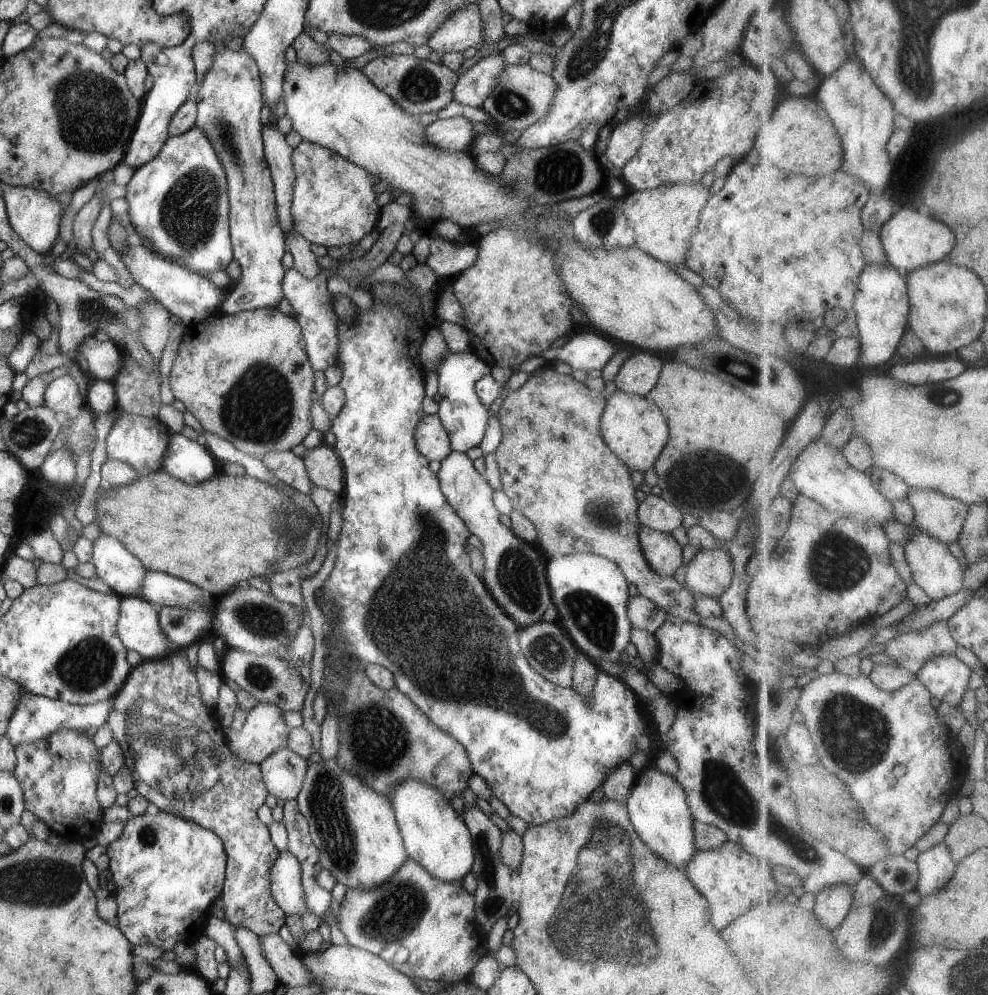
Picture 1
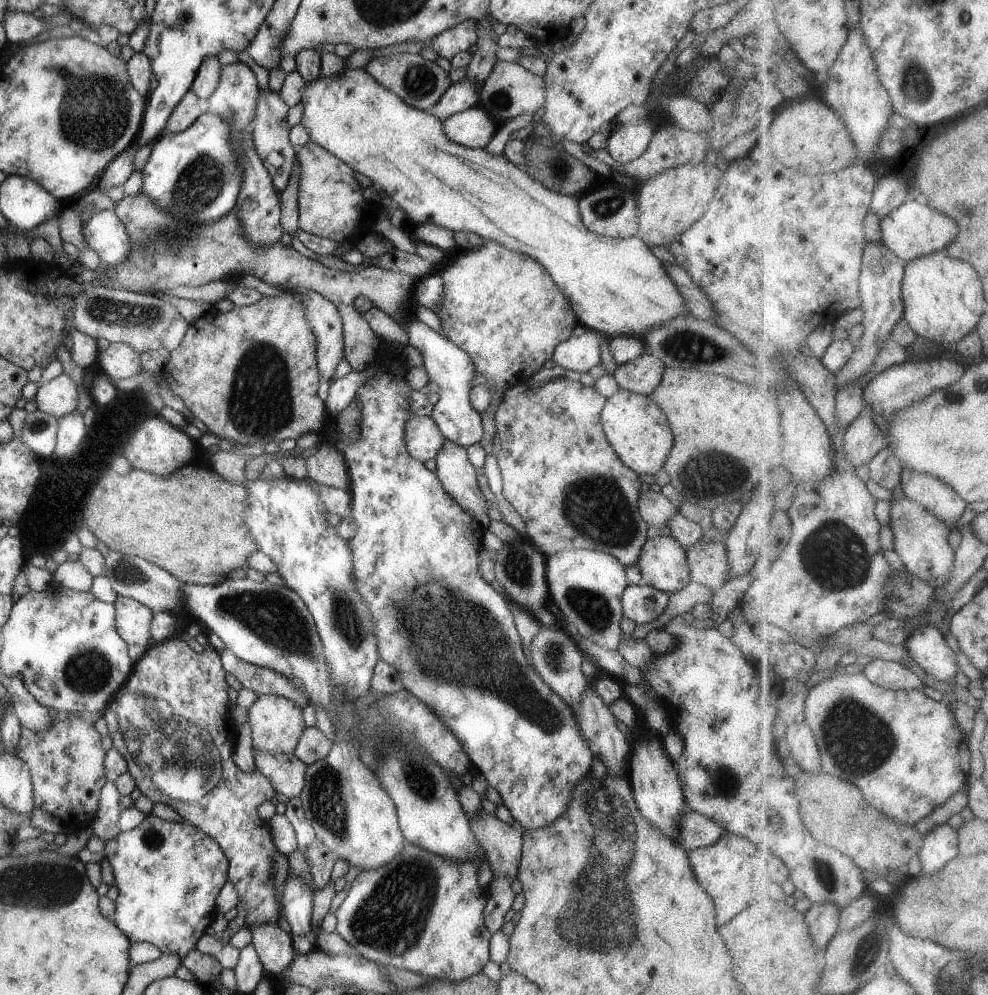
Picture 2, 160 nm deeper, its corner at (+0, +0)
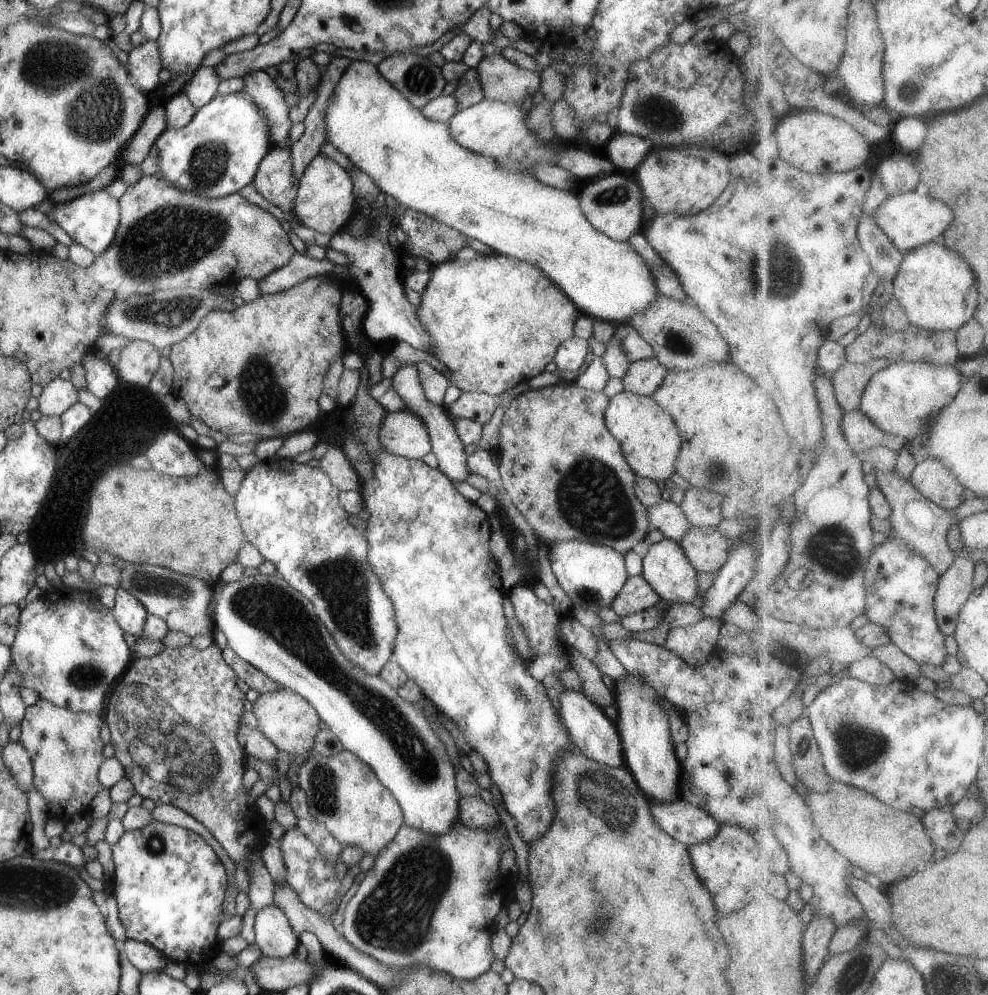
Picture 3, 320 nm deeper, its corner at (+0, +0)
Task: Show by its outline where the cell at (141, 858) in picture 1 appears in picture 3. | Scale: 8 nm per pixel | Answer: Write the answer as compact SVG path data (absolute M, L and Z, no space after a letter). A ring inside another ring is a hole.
M152 820L152 822L146 824L140 830L125 831L120 836L120 840L111 846L111 850L112 860L115 864L113 868L113 882L115 886L113 895L116 897L116 902L118 903L118 914L126 930L126 938L150 944L150 946L156 948L167 959L175 962L184 962L190 966L204 966L212 960L220 952L220 939L217 937L217 929L227 917L223 905L229 884L227 883L228 874L226 874L221 860L216 856L214 850L204 841L204 838L187 829Z

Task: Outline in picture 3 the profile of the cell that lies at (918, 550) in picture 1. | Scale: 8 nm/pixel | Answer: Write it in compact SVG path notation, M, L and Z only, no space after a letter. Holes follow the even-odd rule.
M879 472L878 486L892 504L894 514L890 518L893 525L893 535L904 540L912 550L926 556L926 560L943 575L956 563L957 556L948 544L948 532L954 525L961 525L961 519L954 511L944 509L942 506L924 496L912 479L906 480L900 472Z

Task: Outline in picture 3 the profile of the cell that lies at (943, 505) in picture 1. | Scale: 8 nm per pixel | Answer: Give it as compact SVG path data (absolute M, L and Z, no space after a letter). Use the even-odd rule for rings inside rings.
M936 458L919 461L911 479L924 496L950 511L962 506L972 495L952 472L952 468Z

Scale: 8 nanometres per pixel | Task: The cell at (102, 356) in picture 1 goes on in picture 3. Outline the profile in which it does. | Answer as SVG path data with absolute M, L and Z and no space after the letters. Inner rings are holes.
M131 341L120 349L120 357L114 366L116 376L126 384L149 387L156 370L160 368L161 352L152 344Z

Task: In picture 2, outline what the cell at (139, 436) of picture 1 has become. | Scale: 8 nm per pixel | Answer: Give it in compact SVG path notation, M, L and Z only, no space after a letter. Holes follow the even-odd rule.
M148 418L136 430L133 430L129 441L123 448L122 455L132 463L134 469L142 469L167 477L188 463L192 464L198 451L197 442L184 431L172 426L163 418Z

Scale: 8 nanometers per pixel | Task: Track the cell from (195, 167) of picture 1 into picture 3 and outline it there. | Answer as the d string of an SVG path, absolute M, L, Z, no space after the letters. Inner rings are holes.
M244 92L218 96L203 108L197 110L194 118L182 128L167 129L154 142L154 153L158 157L160 178L164 178L168 184L184 190L184 192L196 192L206 198L226 198L232 194L238 194L240 190L254 181L260 162L272 150L270 146L270 132L268 132L266 116L262 110L250 100Z

